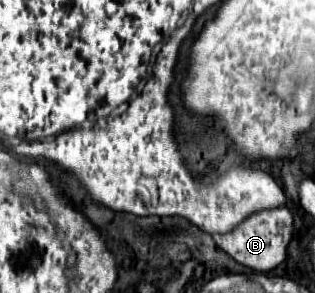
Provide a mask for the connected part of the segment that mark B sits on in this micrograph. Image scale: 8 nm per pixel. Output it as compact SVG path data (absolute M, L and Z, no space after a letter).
M279 206L279 208L271 208L271 210L259 210L251 216L247 216L231 232L215 234L213 240L223 252L227 252L239 264L249 266L253 270L267 272L285 260L285 250L291 240L291 234L293 234L293 216L285 206Z

